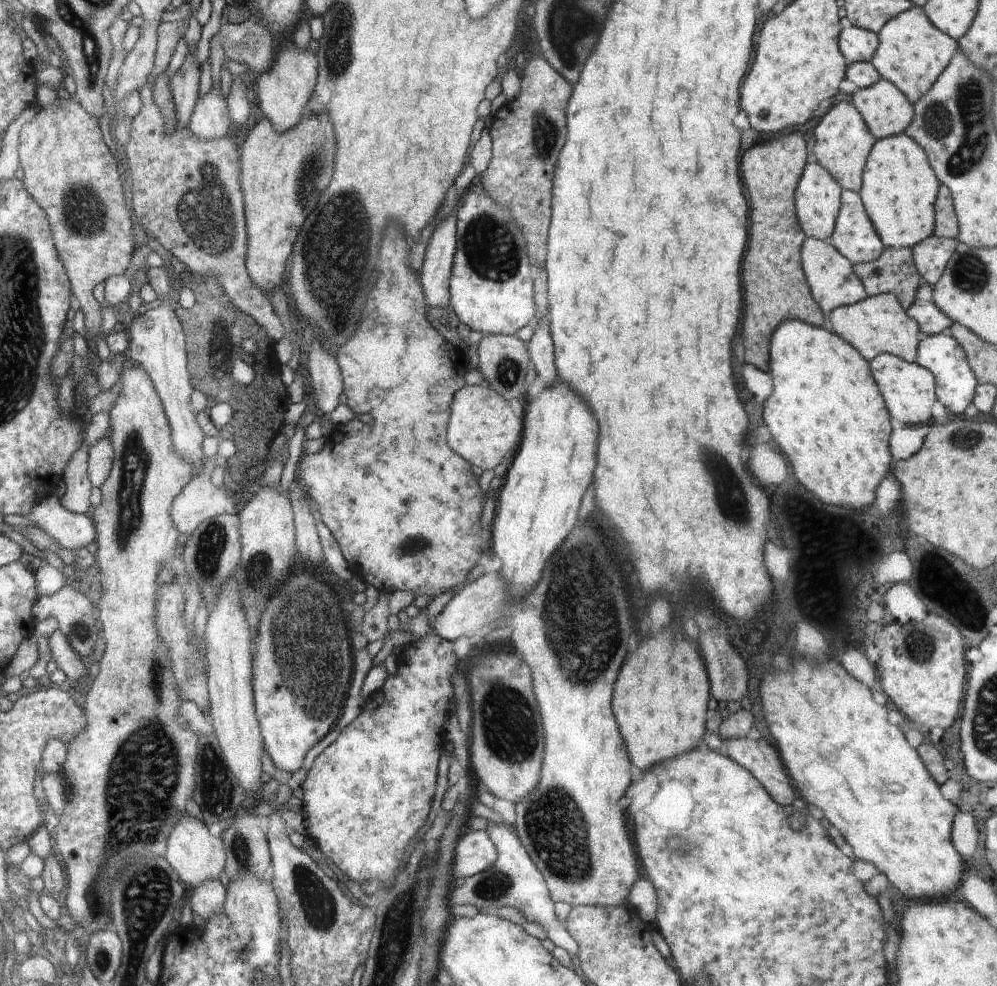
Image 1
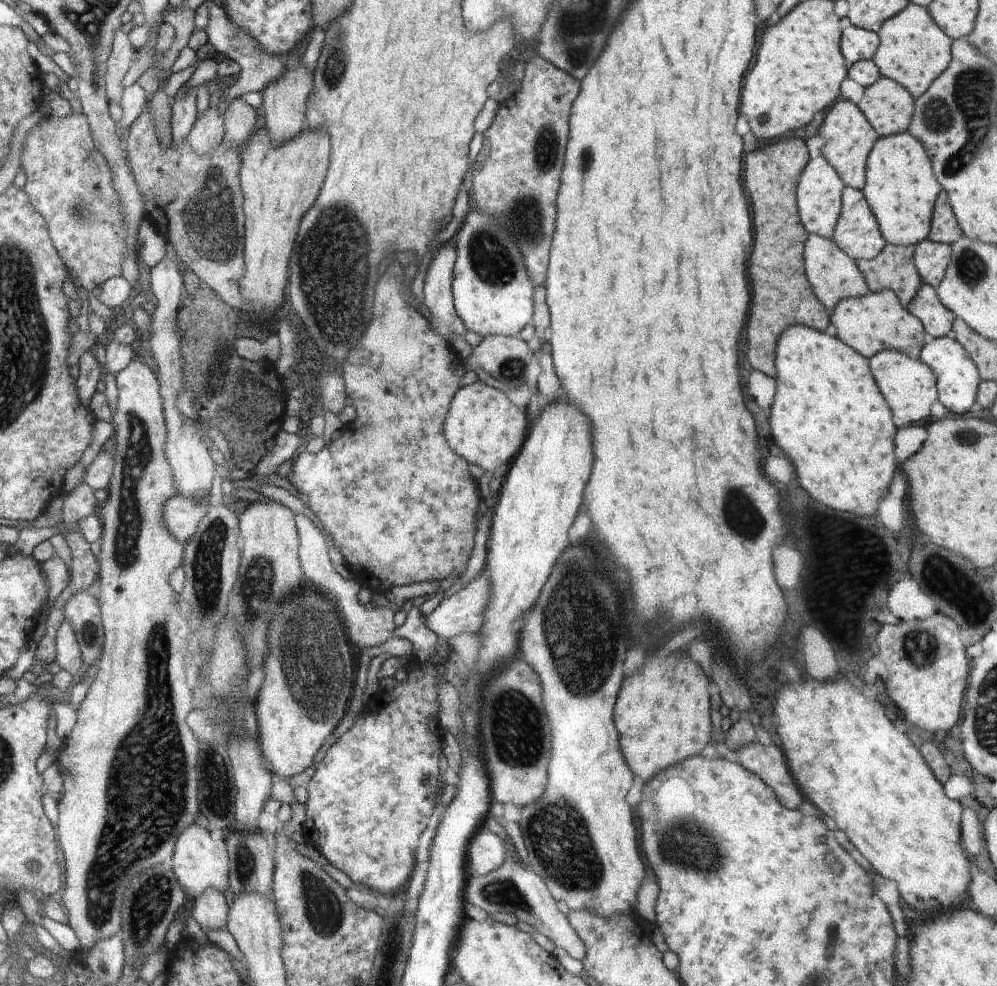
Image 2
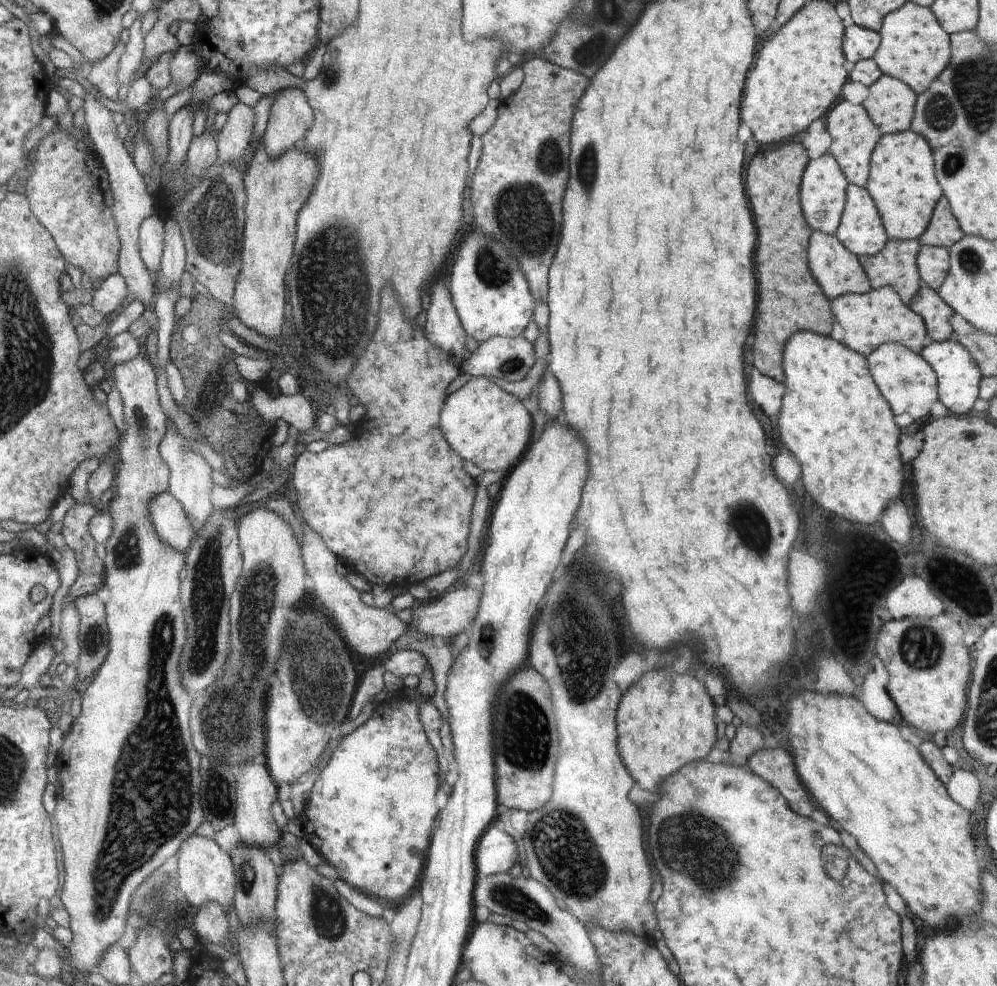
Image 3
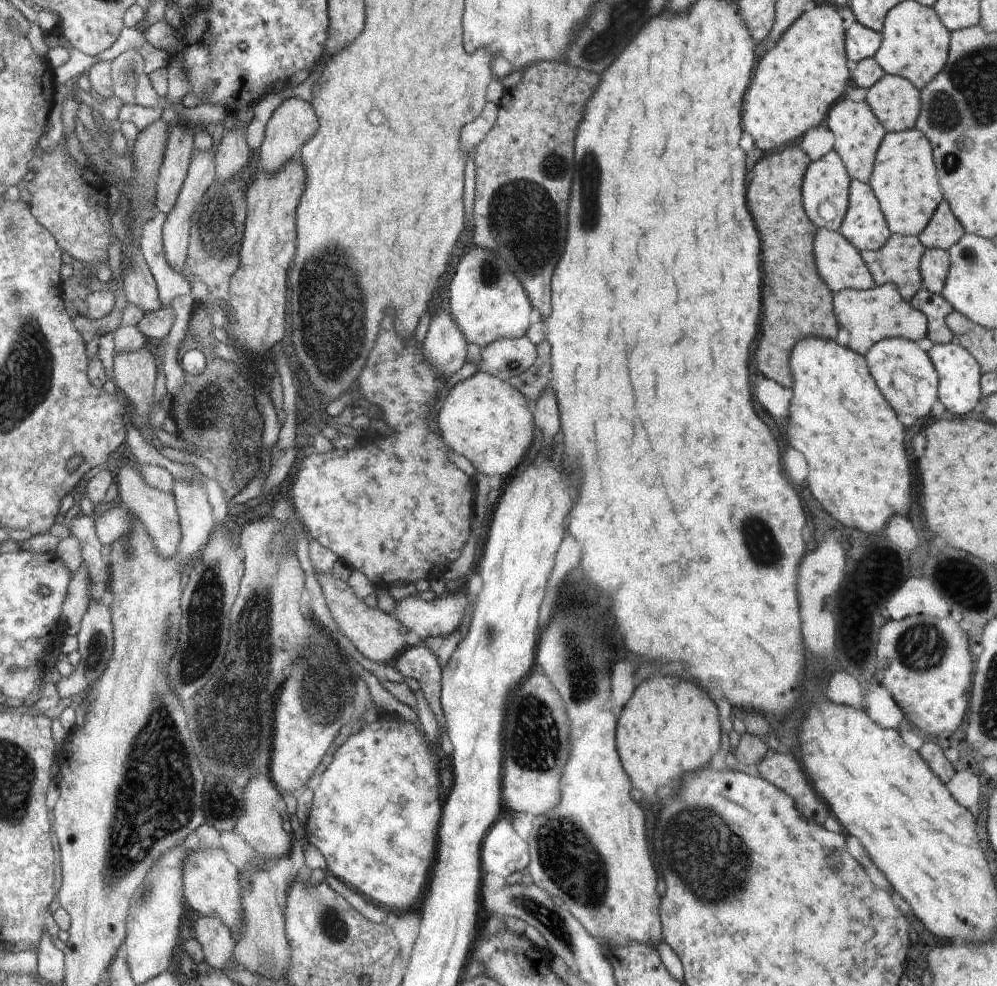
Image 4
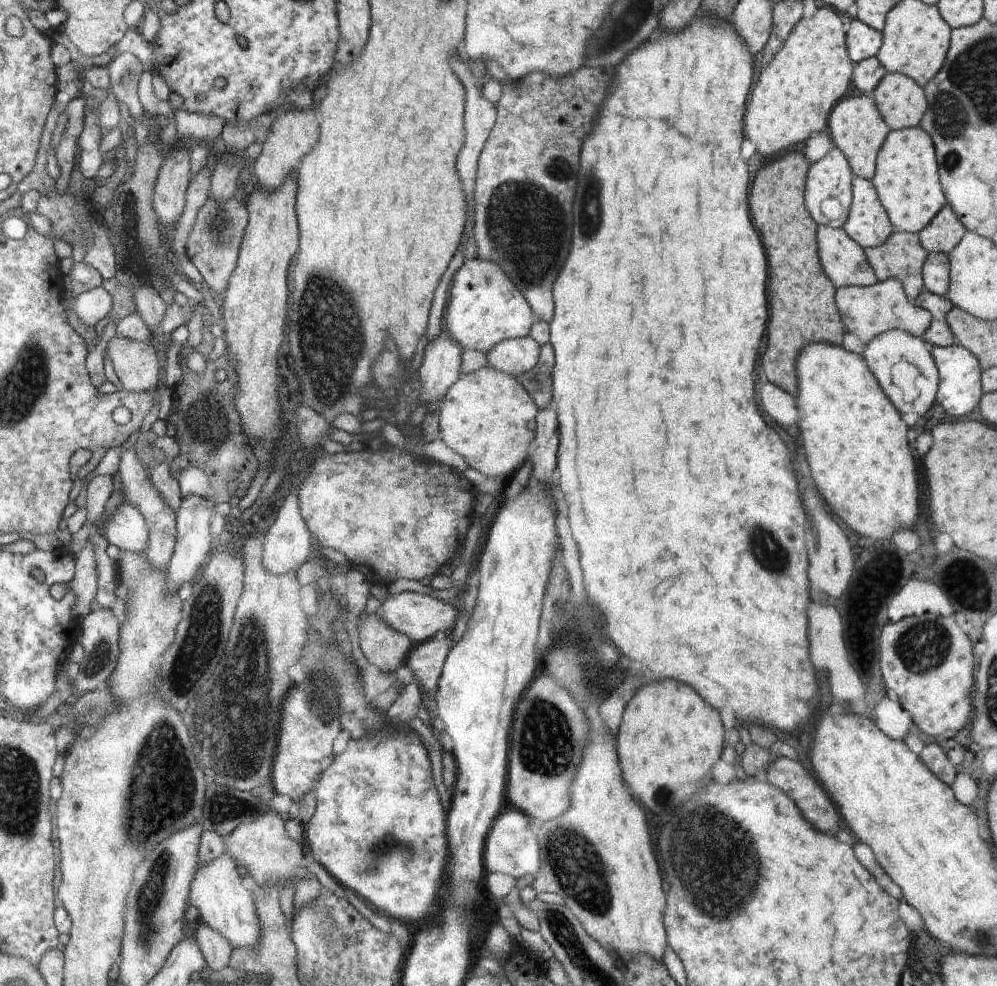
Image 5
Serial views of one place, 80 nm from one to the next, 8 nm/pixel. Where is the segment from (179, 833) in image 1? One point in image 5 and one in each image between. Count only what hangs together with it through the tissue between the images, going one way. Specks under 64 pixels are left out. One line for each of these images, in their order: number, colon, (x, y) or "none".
2: (200, 863)
3: (205, 874)
4: (212, 884)
5: (225, 901)

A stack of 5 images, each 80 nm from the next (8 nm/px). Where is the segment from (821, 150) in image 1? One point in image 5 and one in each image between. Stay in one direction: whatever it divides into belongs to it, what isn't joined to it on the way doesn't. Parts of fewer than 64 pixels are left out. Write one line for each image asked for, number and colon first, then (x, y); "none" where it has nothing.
2: (849, 136)
3: (854, 135)
4: (858, 133)
5: (856, 126)

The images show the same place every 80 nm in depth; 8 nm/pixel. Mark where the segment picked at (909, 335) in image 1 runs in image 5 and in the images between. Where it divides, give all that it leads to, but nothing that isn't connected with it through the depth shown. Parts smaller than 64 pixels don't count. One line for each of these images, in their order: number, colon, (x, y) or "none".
2: (876, 322)
3: (870, 319)
4: (871, 315)
5: (867, 311)

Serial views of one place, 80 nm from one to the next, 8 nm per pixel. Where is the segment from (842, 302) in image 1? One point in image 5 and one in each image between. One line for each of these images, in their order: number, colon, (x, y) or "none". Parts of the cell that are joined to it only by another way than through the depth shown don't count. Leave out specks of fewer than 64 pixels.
2: (834, 276)
3: (838, 271)
4: (843, 267)
5: (845, 262)

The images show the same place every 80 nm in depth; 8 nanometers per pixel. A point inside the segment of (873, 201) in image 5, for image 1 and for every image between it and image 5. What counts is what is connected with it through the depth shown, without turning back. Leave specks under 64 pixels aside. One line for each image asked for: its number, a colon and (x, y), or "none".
1: (856, 238)
2: (858, 233)
3: (861, 230)
4: (865, 226)

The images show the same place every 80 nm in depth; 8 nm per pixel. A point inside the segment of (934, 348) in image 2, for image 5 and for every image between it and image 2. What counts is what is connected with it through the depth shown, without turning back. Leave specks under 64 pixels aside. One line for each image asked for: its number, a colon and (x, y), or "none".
3: (958, 376)
4: (959, 390)
5: (960, 390)

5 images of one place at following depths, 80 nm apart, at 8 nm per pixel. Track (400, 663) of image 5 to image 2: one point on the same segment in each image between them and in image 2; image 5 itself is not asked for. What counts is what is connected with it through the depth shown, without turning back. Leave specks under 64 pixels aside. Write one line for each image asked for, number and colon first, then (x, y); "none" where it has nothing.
2: (369, 627)
3: (370, 631)
4: (379, 637)

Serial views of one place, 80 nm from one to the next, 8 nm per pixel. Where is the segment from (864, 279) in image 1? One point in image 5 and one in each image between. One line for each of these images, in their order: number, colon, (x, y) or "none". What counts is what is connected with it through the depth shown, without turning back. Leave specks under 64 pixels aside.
2: (894, 269)
3: (895, 266)
4: (898, 261)
5: (902, 256)

